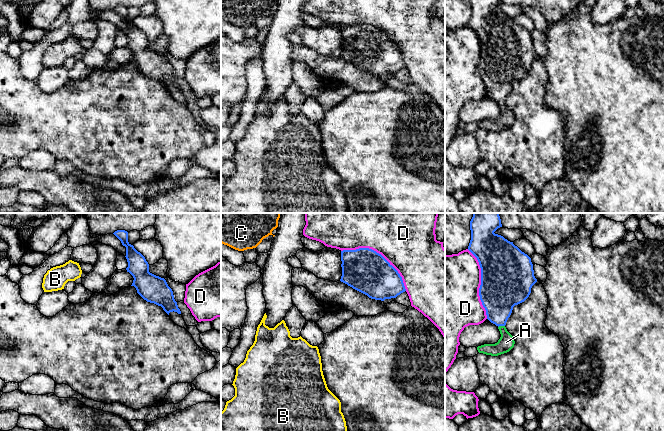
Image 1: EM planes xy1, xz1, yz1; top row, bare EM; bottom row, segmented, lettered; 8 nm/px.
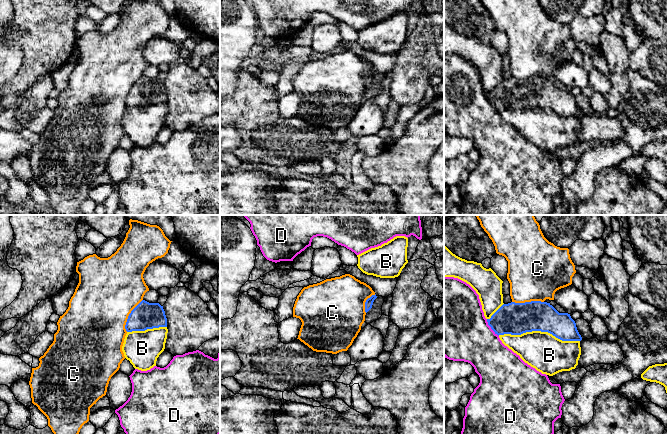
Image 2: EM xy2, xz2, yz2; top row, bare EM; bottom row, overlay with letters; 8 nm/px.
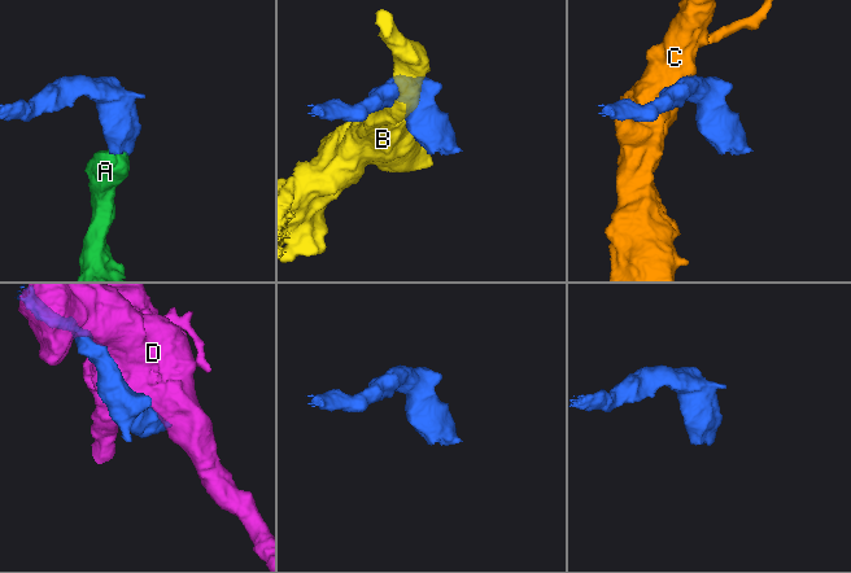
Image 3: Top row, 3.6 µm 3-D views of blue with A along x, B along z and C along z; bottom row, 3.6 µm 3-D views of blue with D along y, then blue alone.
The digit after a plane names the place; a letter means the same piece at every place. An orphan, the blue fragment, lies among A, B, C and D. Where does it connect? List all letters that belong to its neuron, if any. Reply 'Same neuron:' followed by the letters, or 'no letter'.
Same neuron: A

